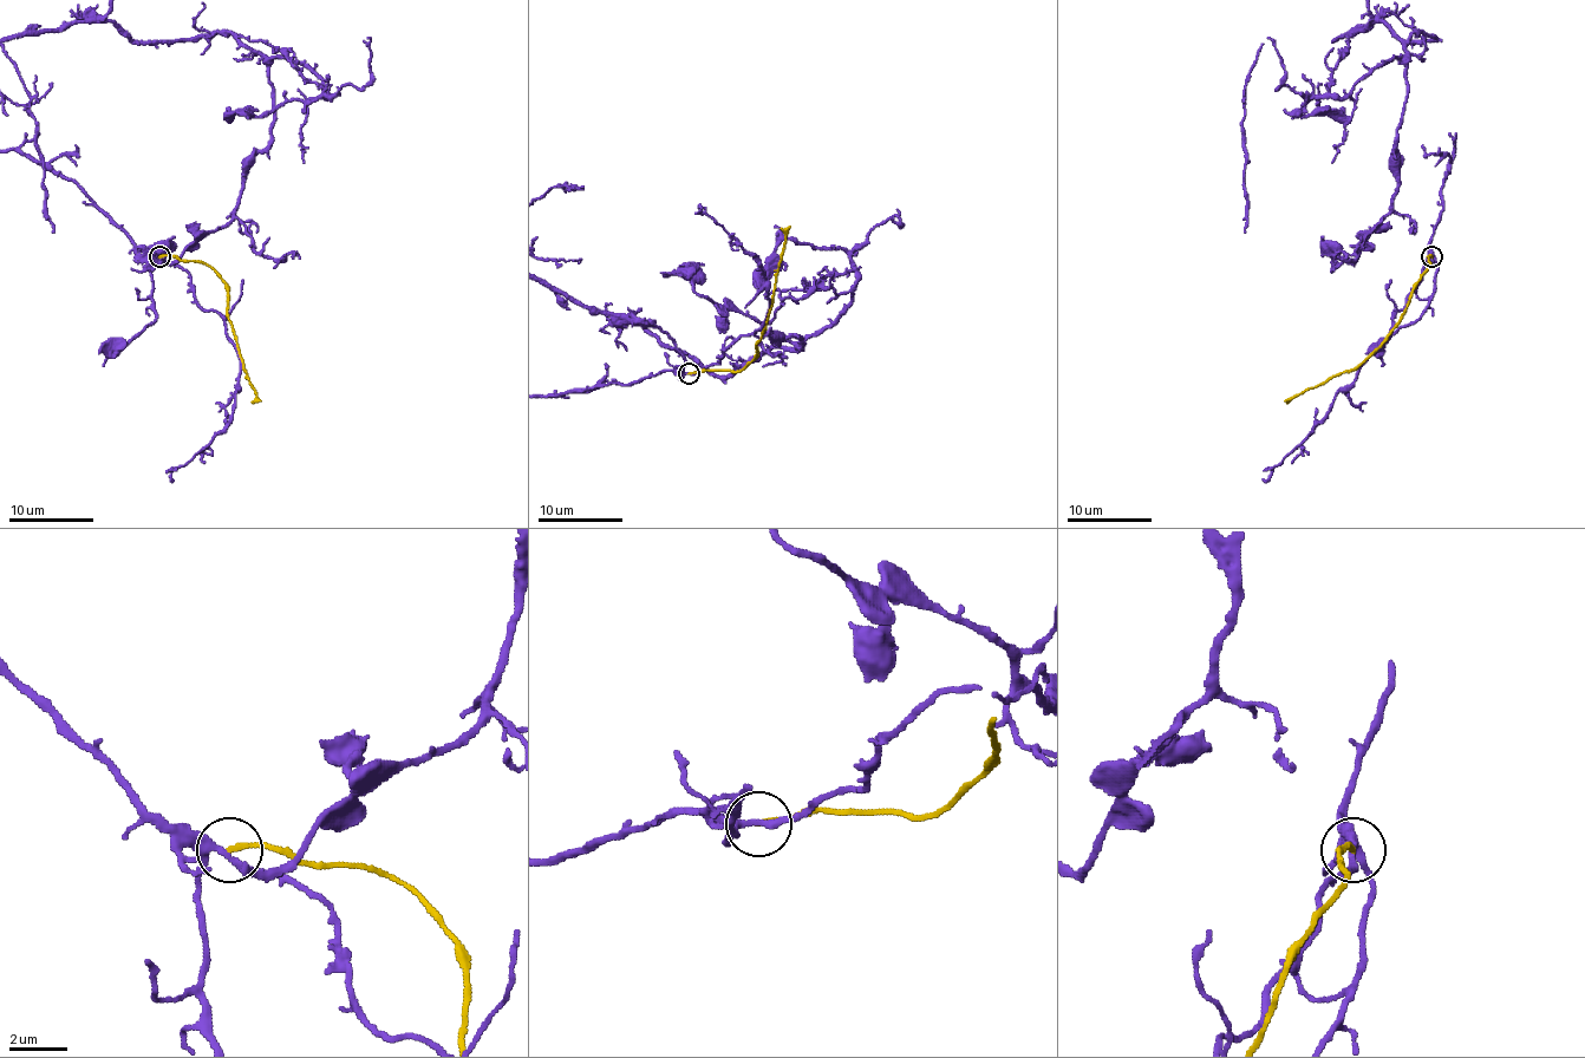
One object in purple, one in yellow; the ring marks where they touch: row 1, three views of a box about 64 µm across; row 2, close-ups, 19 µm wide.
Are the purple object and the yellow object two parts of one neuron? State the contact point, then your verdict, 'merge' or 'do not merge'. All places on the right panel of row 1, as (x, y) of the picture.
(1432, 256) | do not merge

